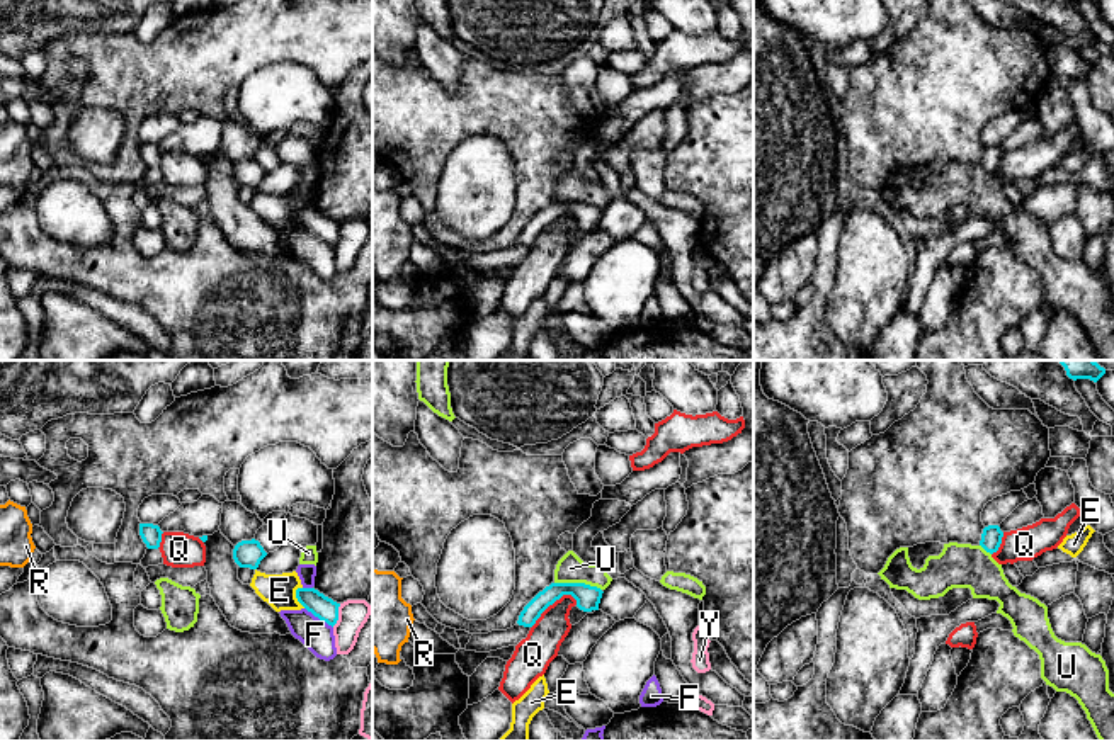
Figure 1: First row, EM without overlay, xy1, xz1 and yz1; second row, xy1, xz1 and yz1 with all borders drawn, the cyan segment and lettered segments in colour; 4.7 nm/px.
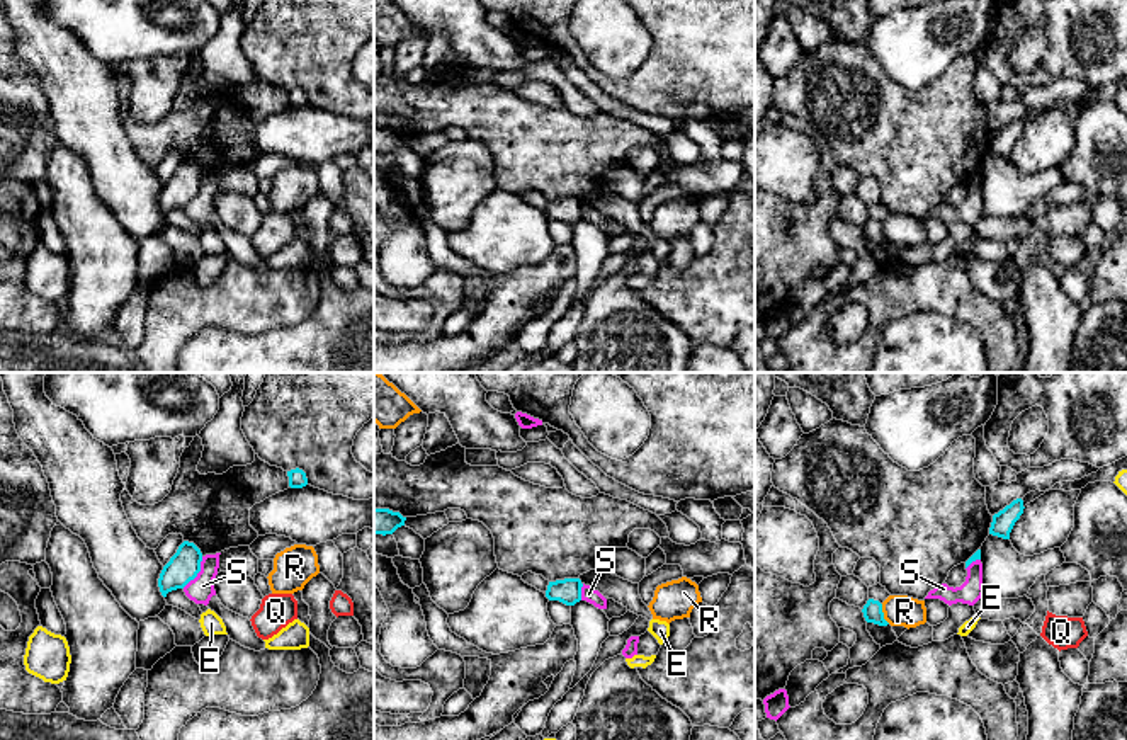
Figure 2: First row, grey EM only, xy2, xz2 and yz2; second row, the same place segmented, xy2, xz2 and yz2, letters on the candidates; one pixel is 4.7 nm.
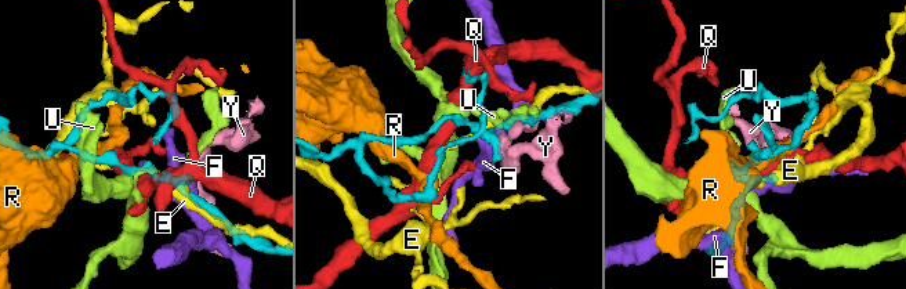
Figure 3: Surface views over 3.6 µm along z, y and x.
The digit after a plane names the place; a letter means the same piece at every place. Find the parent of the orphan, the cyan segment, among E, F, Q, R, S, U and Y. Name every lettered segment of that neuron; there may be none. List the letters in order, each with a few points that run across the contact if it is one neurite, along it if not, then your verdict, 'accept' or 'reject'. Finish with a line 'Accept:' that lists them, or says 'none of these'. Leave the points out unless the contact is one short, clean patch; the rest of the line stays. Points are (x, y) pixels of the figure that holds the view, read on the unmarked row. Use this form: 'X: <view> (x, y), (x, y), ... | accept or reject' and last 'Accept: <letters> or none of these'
E: reject
F: reject
Q: xz1 (577, 220), (570, 214), (562, 214), (531, 247) | reject
R: yz2 (881, 223), (883, 235), (889, 242) | reject
S: reject
U: xz1 (555, 201), (584, 201), (601, 209) | reject
Y: reject
Accept: none of these

